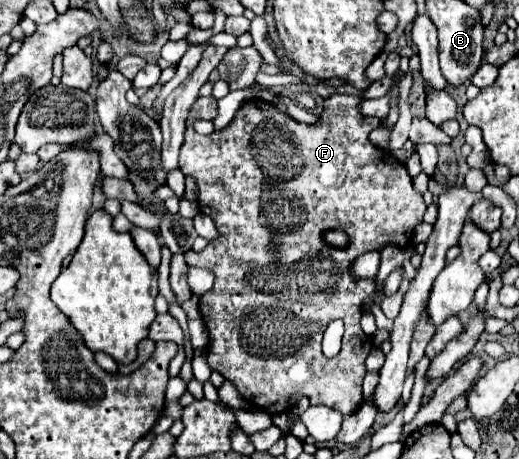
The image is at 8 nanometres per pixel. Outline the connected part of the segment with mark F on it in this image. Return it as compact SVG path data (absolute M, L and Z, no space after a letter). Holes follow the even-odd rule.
M219 80L213 85L213 97L198 99L186 121L180 169L166 179L168 187L182 199L184 175L196 177L200 185L198 205L202 213L212 217L218 229L218 237L206 249L200 253L184 253L190 267L210 269L216 275L214 287L200 299L200 313L210 331L210 345L206 347L208 365L230 379L248 403L270 415L288 413L302 397L308 397L312 405L326 405L342 415L350 415L362 403L364 361L372 349L372 339L364 335L360 317L364 299L376 289L376 283L360 283L354 279L352 263L362 253L382 249L386 243L408 247L414 227L422 221L426 203L414 191L406 167L390 157L388 151L370 145L368 135L380 119L360 115L360 97L330 95L324 99L324 113L312 125L284 115L274 103L252 99L236 111L224 129L212 135L198 135L194 121L214 119L218 115L216 99L228 93L229 85ZM336 227L350 233L350 245L344 249L330 247L322 239L326 229ZM332 319L342 319L346 333L340 353L326 357L322 353L322 333Z

